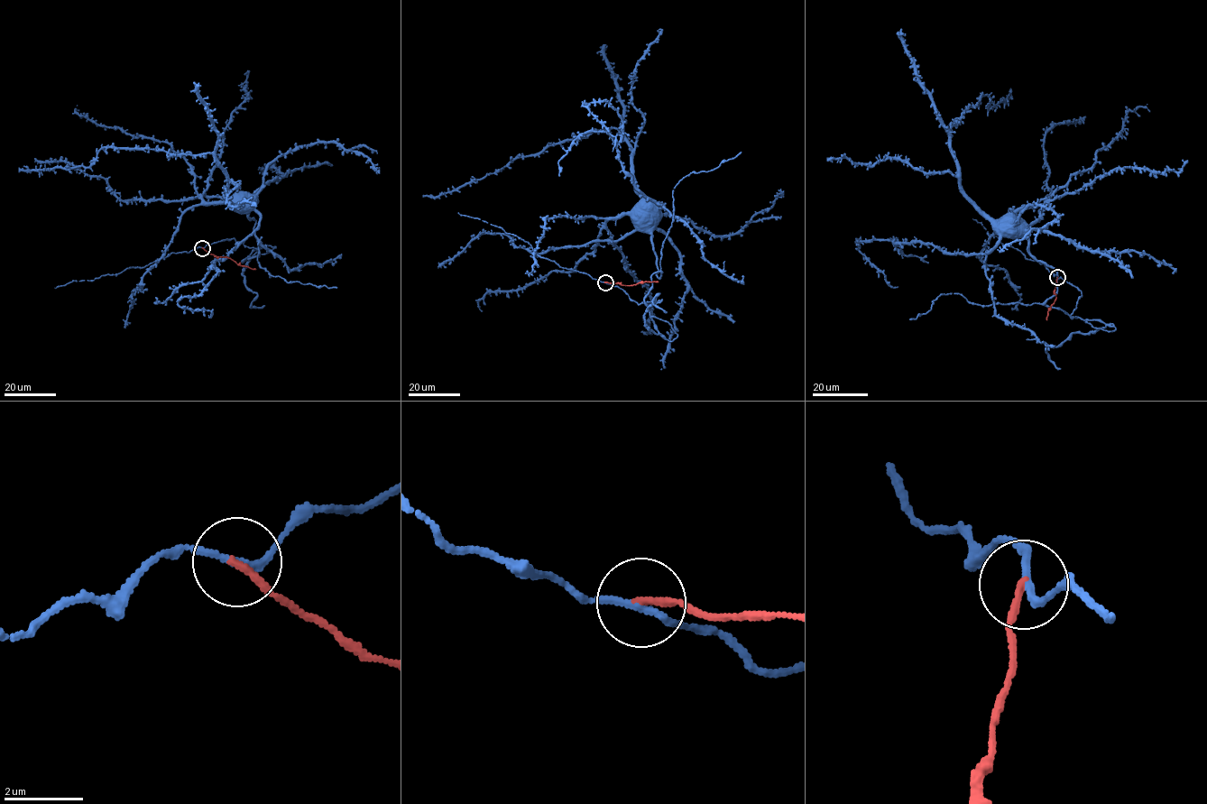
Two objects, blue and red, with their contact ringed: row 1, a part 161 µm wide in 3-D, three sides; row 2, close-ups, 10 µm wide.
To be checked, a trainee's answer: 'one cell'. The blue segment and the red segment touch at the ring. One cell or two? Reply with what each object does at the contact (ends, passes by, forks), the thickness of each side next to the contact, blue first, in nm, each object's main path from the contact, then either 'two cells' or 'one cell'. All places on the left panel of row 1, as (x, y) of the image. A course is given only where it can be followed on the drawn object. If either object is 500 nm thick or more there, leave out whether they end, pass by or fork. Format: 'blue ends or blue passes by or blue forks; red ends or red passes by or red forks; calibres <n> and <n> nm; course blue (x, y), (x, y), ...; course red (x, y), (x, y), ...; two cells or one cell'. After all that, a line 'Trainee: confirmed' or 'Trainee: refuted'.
blue passes by; red ends; calibres 170 and 180 nm; course blue (202, 248), (234, 238), (260, 256), (242, 262), (256, 255), (258, 241), (249, 206), (237, 208), (236, 202); course red (202, 248), (216, 256), (228, 257), (237, 264), (255, 269); two cells
Trainee: refuted

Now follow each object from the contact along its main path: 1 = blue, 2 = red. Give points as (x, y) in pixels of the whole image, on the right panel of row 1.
1: (1057, 277), (1082, 291), (1072, 318), (1042, 304), (1056, 291), (1056, 272), (1001, 220)
2: (1057, 277), (1055, 299), (1046, 319)

